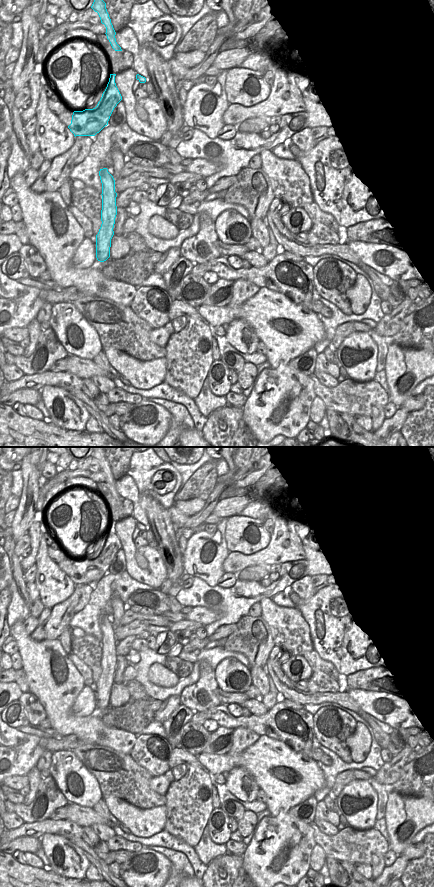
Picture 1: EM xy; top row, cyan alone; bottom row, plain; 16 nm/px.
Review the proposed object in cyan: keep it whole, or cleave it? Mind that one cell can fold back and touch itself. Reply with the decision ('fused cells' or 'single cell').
fused cells

